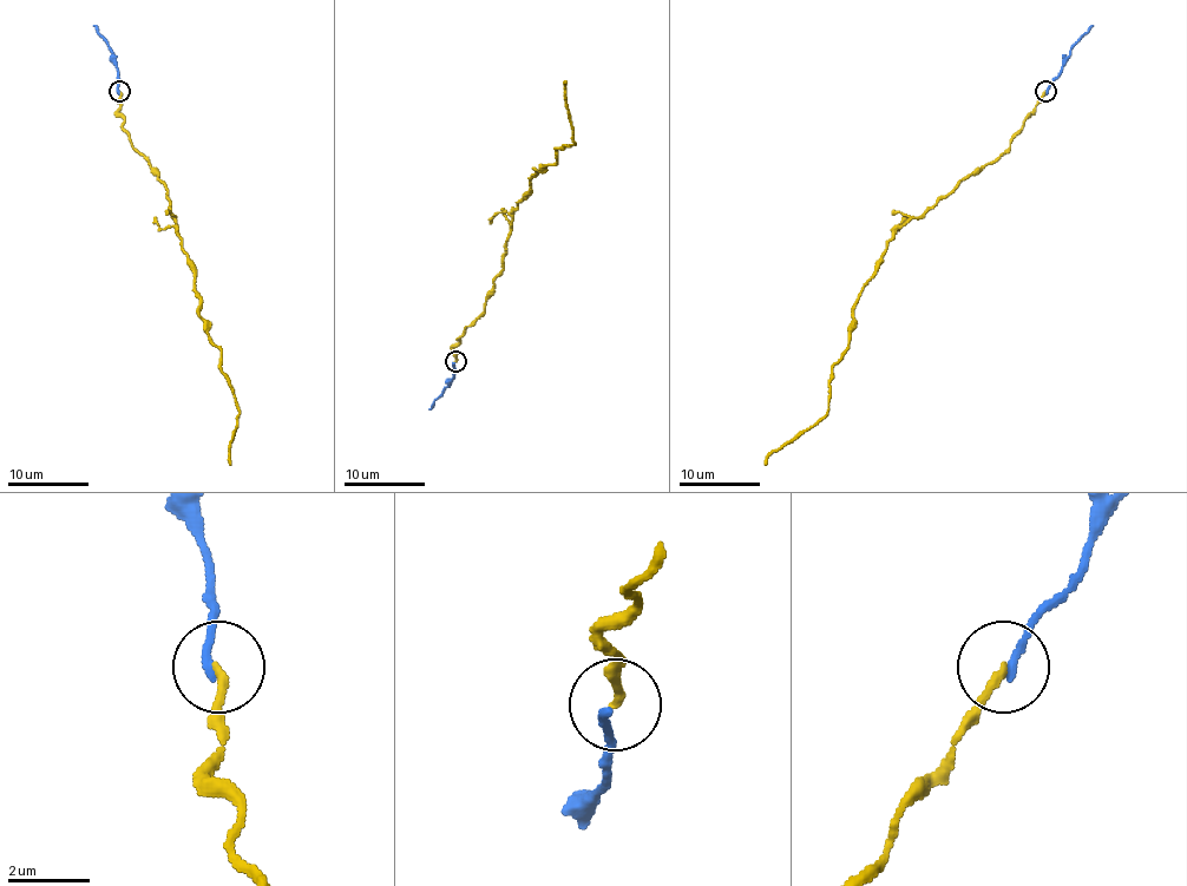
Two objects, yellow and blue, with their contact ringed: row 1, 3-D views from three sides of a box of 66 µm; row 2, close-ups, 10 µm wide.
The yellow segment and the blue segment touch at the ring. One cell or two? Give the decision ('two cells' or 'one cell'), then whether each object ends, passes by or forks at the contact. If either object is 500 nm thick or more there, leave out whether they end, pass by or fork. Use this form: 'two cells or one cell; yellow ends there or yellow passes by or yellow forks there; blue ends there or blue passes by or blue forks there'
one cell; yellow ends there; blue ends there

